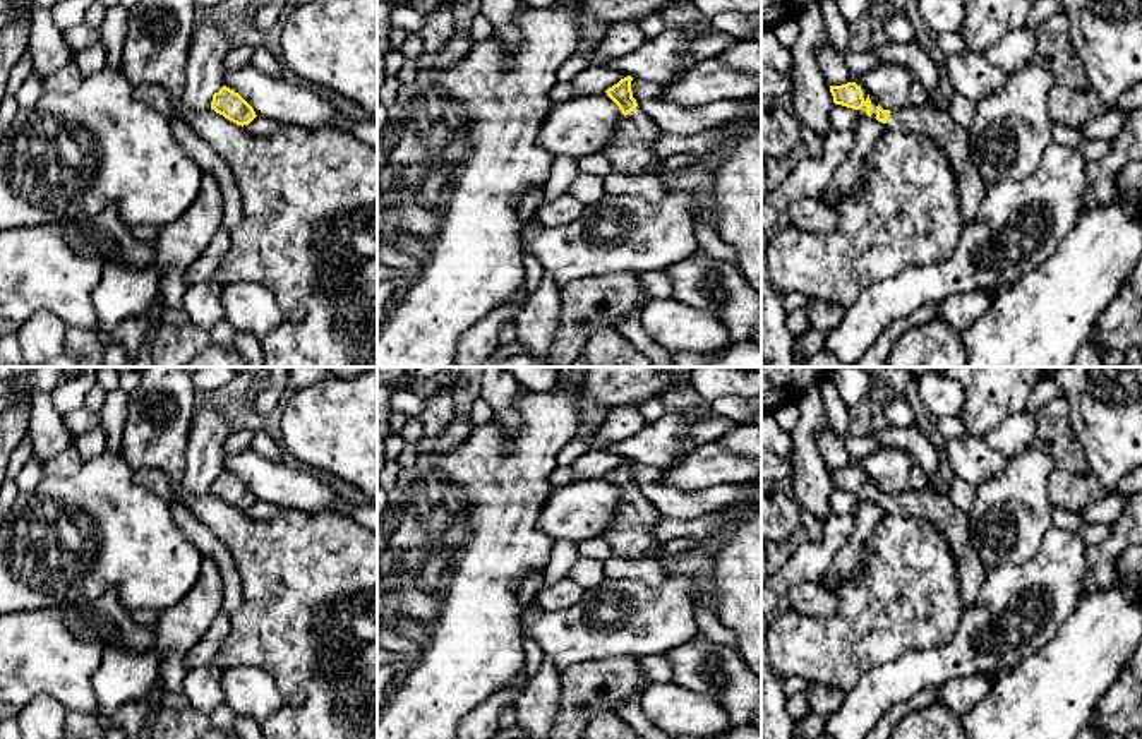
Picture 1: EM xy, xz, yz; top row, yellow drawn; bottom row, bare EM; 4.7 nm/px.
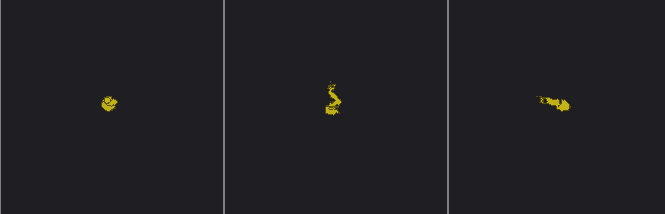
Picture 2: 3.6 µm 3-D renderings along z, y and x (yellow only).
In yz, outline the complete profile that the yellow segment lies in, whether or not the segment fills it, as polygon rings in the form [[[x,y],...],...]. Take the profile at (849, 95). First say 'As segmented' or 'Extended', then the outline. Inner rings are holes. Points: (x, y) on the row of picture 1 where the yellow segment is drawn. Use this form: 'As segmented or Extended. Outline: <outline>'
Extended. Outline: [[[857,79],[842,86],[830,86],[830,93],[835,105],[852,108],[859,118],[876,118],[887,129],[919,132],[933,139],[950,158],[959,187],[964,225],[974,219],[988,183],[972,161],[965,125],[953,122],[947,110],[933,103],[921,106],[907,105],[892,111],[883,110]]]

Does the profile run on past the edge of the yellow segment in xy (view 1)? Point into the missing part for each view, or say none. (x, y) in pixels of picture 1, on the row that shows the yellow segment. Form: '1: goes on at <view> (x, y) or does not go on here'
1: does not go on here

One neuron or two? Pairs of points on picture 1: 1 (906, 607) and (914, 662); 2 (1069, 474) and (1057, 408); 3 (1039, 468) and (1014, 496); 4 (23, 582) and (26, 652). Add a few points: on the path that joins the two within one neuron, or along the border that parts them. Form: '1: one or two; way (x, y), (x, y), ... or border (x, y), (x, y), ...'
1: two; border (950, 636), (938, 645), (907, 650), (877, 667)
2: one; way (1069, 458), (1057, 438), (1057, 424)
3: one; way (1033, 475), (1021, 489)
4: two; border (64, 604), (18, 612)

